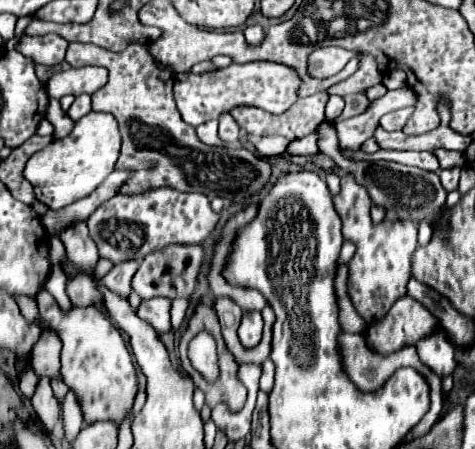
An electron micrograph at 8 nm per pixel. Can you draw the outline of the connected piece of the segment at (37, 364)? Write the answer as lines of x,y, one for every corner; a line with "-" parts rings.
44,330
40,340
30,350
30,366
38,376
60,374
60,348
62,342
52,330

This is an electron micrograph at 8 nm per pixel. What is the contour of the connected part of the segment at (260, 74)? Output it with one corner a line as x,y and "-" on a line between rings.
250,62
250,64
230,64
228,68
216,70
216,74
204,74
204,76
196,76
192,72
178,74
174,80
174,98
182,114
182,120
190,126
198,126
242,104
258,106
270,114
282,114
296,102
298,86
300,80
292,68
276,62

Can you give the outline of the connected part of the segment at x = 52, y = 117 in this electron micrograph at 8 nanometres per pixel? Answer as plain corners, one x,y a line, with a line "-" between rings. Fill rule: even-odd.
50,100
50,106
48,106
48,112
46,112
46,120
54,126
54,140
60,140
64,136
68,136
74,128
74,122
68,118
68,114
60,108
60,102
58,100

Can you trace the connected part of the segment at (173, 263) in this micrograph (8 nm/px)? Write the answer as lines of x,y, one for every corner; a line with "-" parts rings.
172,244
166,246
158,252
148,254
138,272
132,278
132,288
136,294
140,294
144,300
154,298
154,296
164,296
164,298
188,298
196,286
196,276
202,264
202,248
200,244
184,246
184,244

